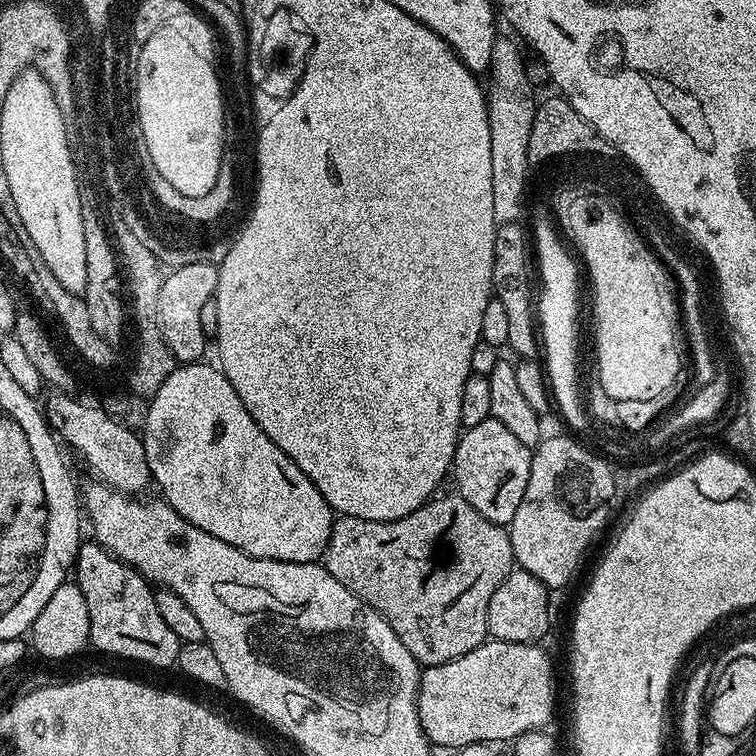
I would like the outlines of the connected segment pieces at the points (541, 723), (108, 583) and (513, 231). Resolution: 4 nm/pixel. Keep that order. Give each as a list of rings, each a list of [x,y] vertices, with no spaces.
[[[489,638],[474,650],[470,650],[470,654],[462,654],[462,658],[454,658],[445,664],[434,664],[425,667],[420,673],[420,685],[416,691],[416,709],[418,710],[418,718],[420,719],[422,730],[428,735],[428,743],[437,749],[453,748],[453,750],[459,750],[471,744],[483,744],[485,742],[493,742],[492,740],[511,742],[517,736],[527,732],[547,729],[549,727],[548,719],[552,716],[552,707],[556,704],[556,684],[552,681],[552,660],[540,647],[539,643],[519,644],[518,642],[502,642],[501,640]]]
[[[84,542],[76,554],[74,582],[86,598],[90,610],[90,644],[100,652],[121,656],[124,660],[137,660],[152,668],[172,668],[180,653],[180,639],[166,626],[158,614],[158,602],[153,585],[135,568],[111,556],[102,545]]]
[[[501,223],[495,229],[492,242],[492,291],[498,302],[502,302],[506,310],[509,340],[507,347],[517,352],[520,360],[536,360],[541,351],[541,341],[538,339],[537,313],[534,311],[534,260],[530,255],[529,233],[520,229],[519,223]]]

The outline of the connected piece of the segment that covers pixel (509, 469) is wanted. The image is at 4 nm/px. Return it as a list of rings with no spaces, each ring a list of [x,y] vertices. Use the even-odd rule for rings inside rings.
[[[489,418],[486,422],[478,422],[478,426],[470,426],[463,429],[460,441],[456,444],[456,453],[452,459],[451,475],[456,476],[455,491],[463,500],[470,502],[482,518],[486,518],[492,524],[507,526],[512,523],[514,513],[522,502],[522,494],[526,494],[526,482],[530,482],[530,462],[533,449],[522,446],[518,437],[510,434],[502,422]]]

